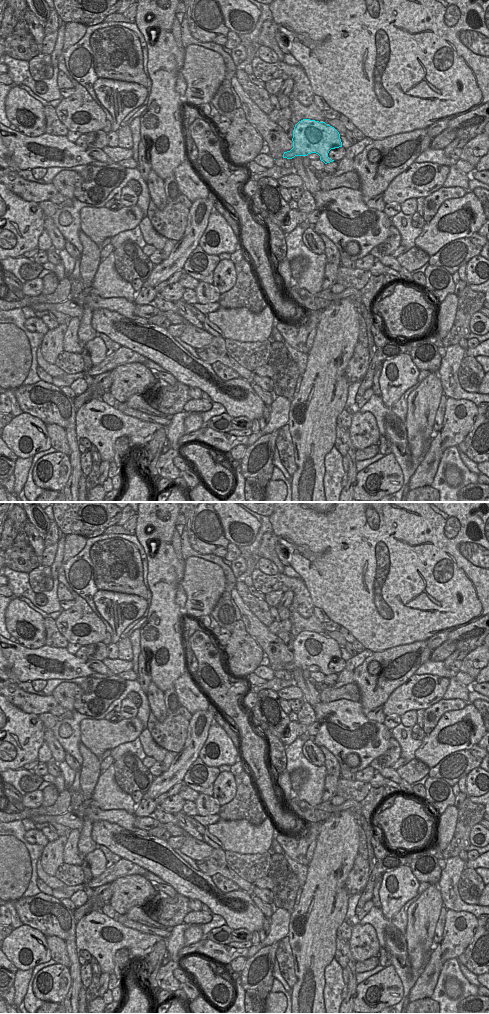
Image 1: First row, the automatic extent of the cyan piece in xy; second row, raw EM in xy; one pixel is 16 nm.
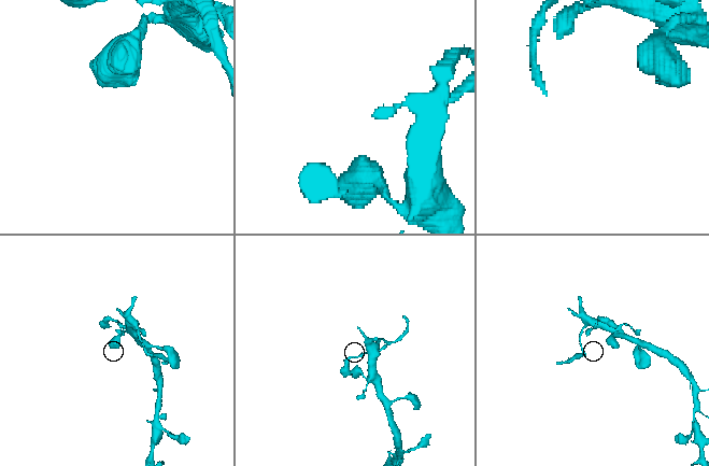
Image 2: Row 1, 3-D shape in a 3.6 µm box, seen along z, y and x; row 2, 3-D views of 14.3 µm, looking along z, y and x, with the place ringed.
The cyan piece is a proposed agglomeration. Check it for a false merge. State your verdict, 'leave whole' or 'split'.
leave whole

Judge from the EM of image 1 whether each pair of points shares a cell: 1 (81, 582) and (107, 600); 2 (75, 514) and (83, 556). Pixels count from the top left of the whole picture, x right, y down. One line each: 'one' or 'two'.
1: two
2: two

